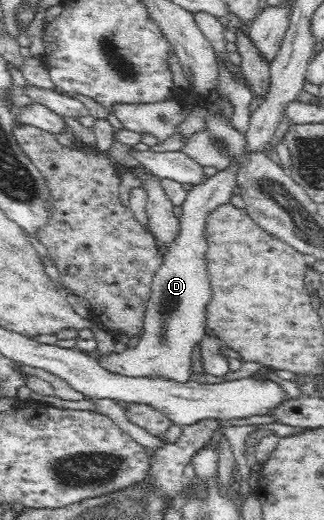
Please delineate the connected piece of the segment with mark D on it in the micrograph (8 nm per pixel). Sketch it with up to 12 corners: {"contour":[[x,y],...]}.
{"contour":[[236,174],[186,191],[136,345],[108,369],[190,380],[211,285],[205,219]]}

